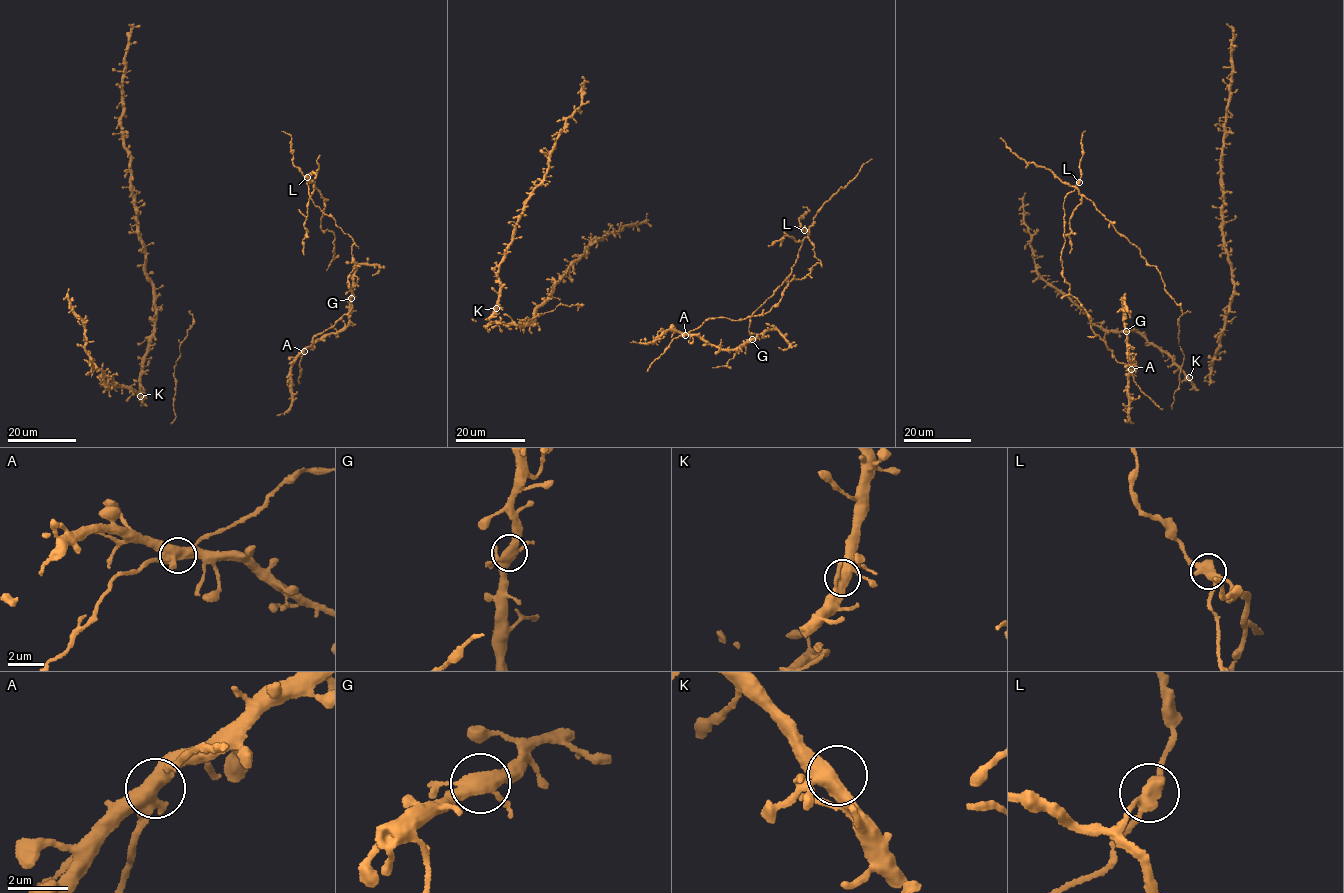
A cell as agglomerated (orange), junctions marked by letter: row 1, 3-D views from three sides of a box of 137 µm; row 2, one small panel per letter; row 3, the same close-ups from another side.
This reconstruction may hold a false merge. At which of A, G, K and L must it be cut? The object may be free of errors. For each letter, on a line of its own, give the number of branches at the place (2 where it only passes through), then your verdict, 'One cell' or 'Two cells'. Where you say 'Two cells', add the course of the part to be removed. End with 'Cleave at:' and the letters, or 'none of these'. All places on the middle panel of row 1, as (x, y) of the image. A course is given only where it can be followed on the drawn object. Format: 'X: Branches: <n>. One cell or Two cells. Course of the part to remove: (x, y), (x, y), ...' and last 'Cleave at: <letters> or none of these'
A: Branches: 3. One cell
G: Branches: 3. One cell
K: Branches: 3. One cell
L: Branches: 3. Two cells. Course of the part to remove: (804, 231), (808, 232), (790, 274), (750, 317), (750, 339), (725, 365), (712, 367)
Cleave at: L

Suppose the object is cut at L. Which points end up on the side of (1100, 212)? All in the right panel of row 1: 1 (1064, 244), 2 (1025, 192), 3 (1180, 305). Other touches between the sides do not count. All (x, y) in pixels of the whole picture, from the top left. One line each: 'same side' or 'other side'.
1: other side
2: other side
3: same side

